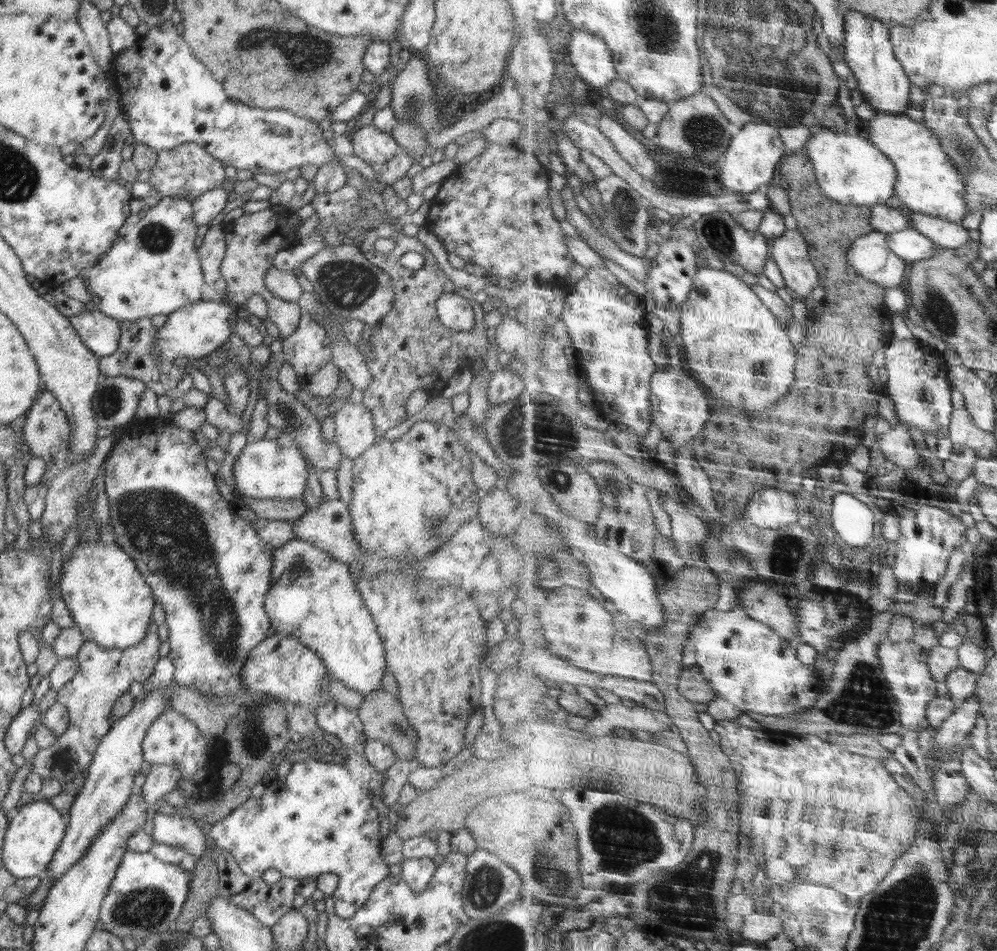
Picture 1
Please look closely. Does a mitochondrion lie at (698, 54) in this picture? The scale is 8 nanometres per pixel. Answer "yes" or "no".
yes

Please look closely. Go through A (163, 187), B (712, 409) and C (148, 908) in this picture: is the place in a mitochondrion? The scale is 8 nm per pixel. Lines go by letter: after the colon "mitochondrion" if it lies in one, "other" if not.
A: other
B: other
C: mitochondrion

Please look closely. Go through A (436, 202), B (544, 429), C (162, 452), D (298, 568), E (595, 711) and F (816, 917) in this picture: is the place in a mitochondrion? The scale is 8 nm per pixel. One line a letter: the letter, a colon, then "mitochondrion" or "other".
A: other
B: mitochondrion
C: other
D: mitochondrion
E: other
F: mitochondrion

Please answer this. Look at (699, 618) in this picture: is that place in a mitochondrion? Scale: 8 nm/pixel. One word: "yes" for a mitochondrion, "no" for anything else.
no

